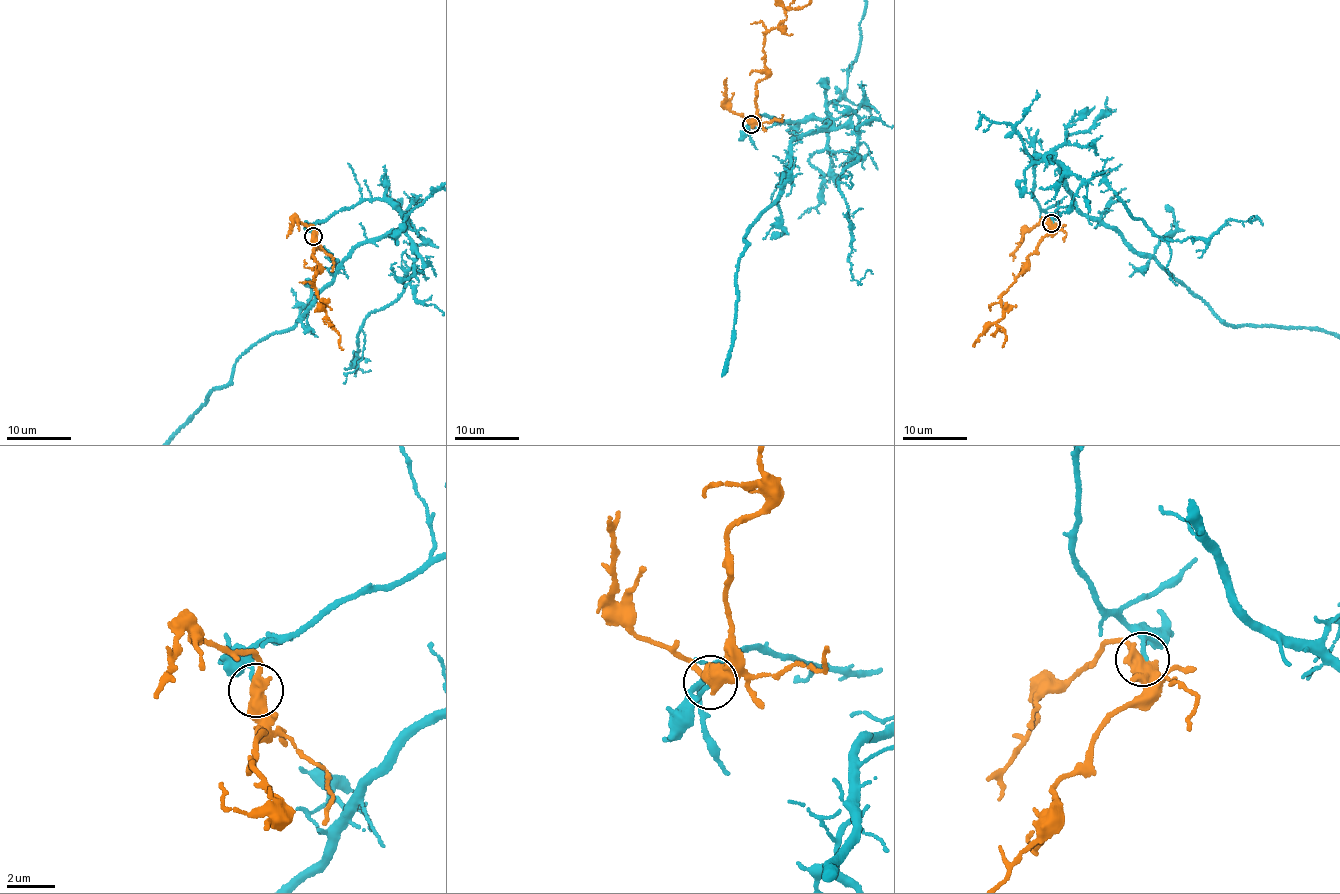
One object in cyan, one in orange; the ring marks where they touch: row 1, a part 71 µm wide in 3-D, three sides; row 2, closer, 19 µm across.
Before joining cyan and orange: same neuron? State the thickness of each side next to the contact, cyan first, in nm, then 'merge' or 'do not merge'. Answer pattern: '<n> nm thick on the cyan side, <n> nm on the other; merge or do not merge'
150 nm thick on the cyan side, 500 nm on the other; do not merge

